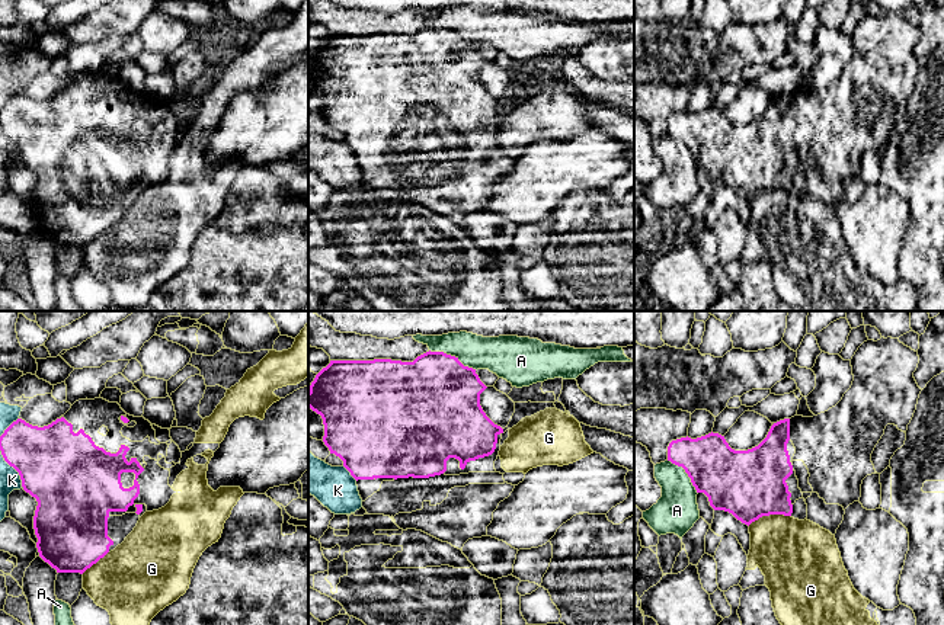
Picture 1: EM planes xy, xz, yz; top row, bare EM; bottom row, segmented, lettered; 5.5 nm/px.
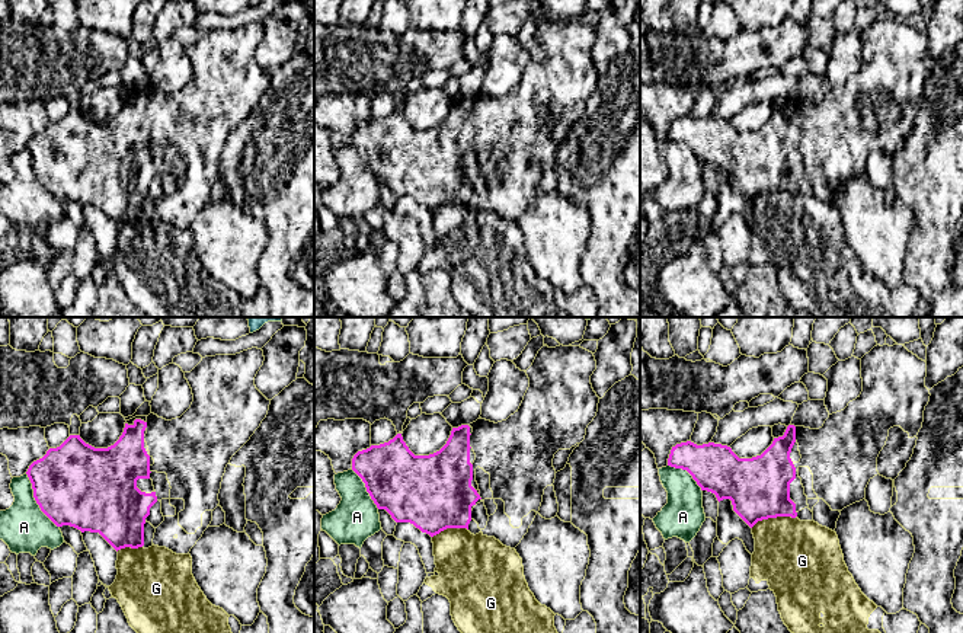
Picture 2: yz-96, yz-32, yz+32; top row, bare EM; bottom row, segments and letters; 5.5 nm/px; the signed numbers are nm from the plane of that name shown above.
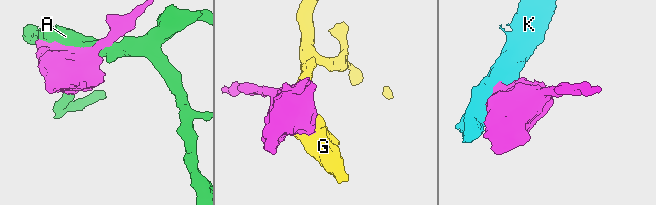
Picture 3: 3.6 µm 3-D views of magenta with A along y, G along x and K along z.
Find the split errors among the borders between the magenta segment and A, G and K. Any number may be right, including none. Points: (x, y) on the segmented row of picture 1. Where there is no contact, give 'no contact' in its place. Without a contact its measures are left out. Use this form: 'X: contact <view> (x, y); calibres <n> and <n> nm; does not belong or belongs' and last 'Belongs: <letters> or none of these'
A: contact xz (453, 356); calibres 480 and 200 nm; does not belong
G: contact yz (768, 515); calibres 380 and 380 nm; does not belong
K: contact xy (13, 467); calibres 420 and 110 nm; does not belong
Belongs: none of these

